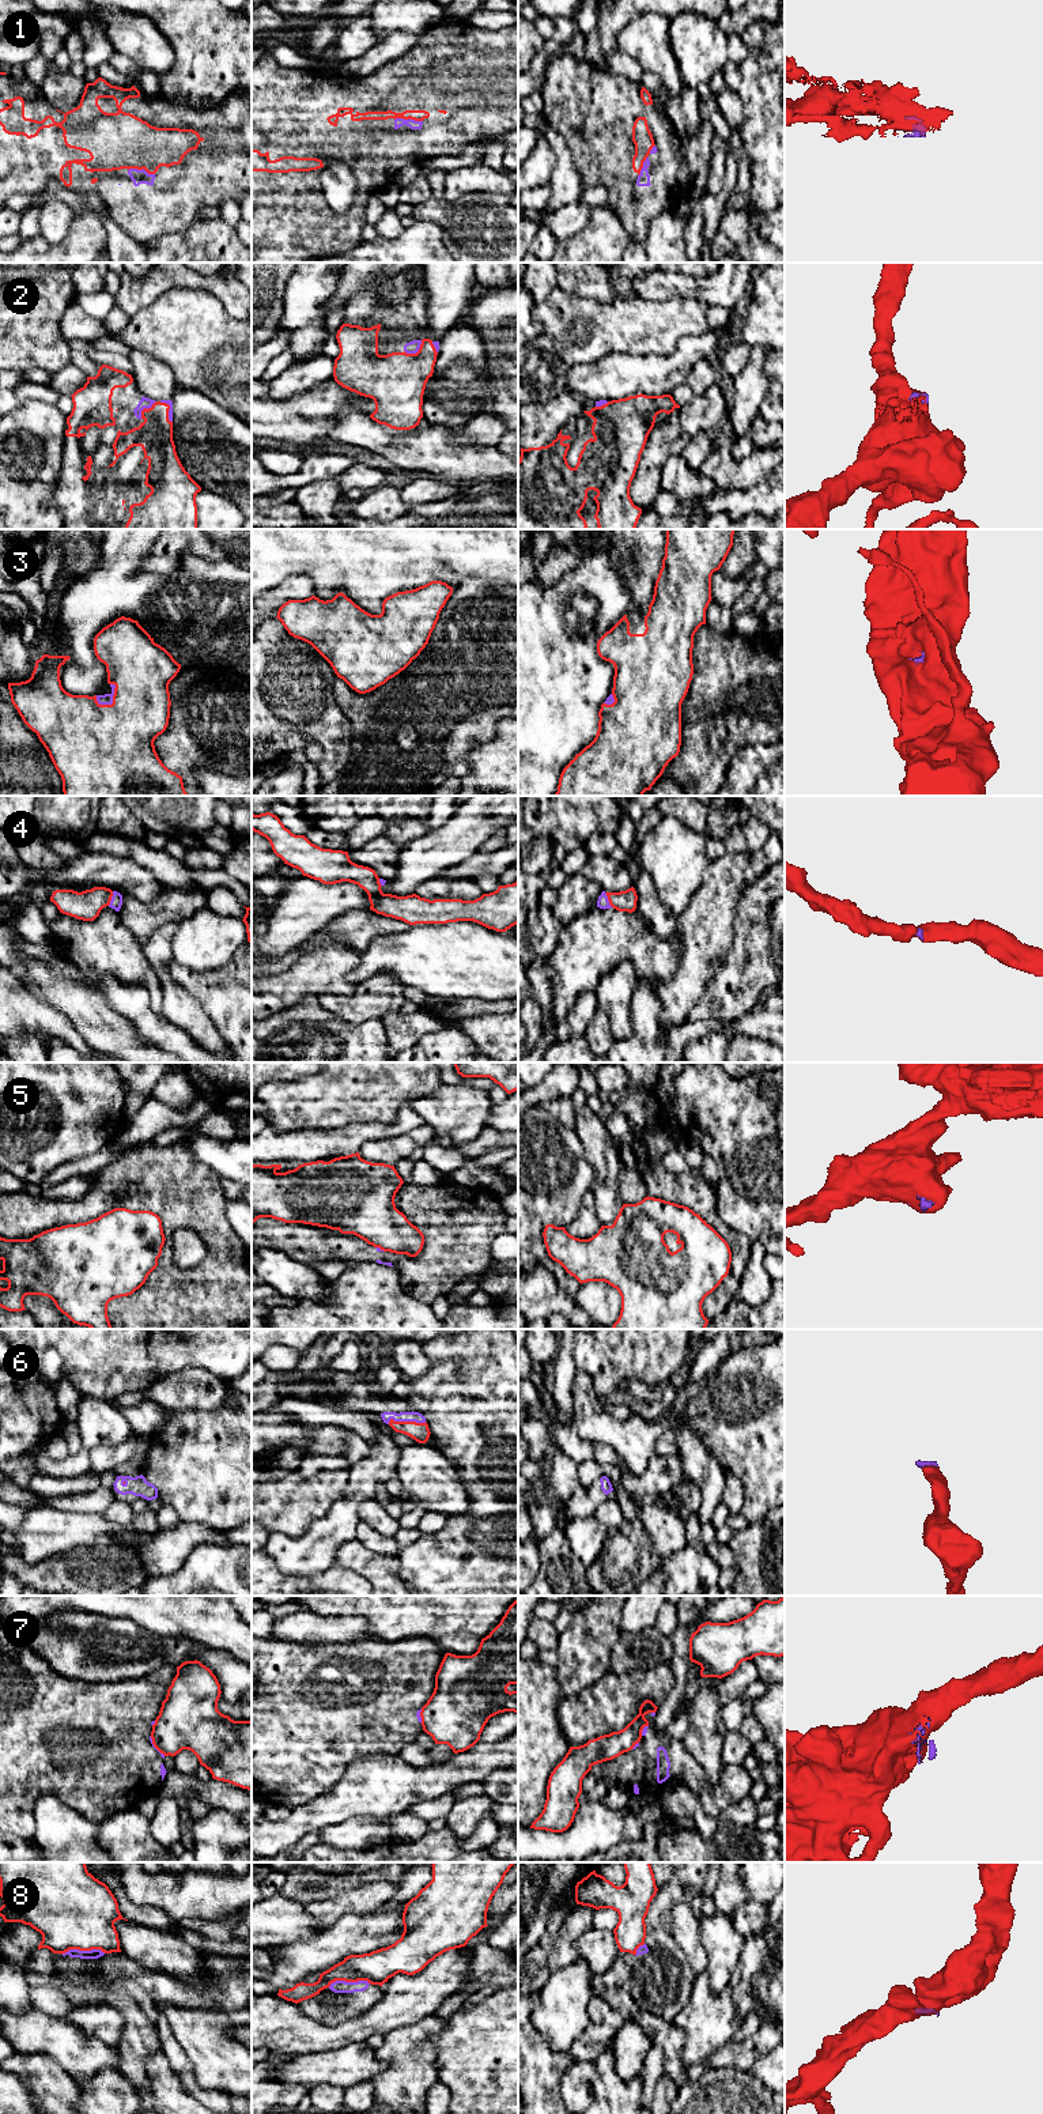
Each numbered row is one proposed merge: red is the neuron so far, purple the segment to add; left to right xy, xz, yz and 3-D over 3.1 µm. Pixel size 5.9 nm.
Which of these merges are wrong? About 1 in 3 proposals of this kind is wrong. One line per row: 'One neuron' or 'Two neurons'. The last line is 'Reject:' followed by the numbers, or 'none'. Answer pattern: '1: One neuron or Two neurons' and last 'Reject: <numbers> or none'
1: One neuron
2: One neuron
3: One neuron
4: One neuron
5: Two neurons
6: One neuron
7: Two neurons
8: Two neurons
Reject: 5, 7, 8

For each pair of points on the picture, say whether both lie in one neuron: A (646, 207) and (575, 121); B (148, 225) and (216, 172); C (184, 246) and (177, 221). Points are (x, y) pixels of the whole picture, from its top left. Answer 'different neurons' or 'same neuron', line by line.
A: same neuron
B: same neuron
C: different neurons

